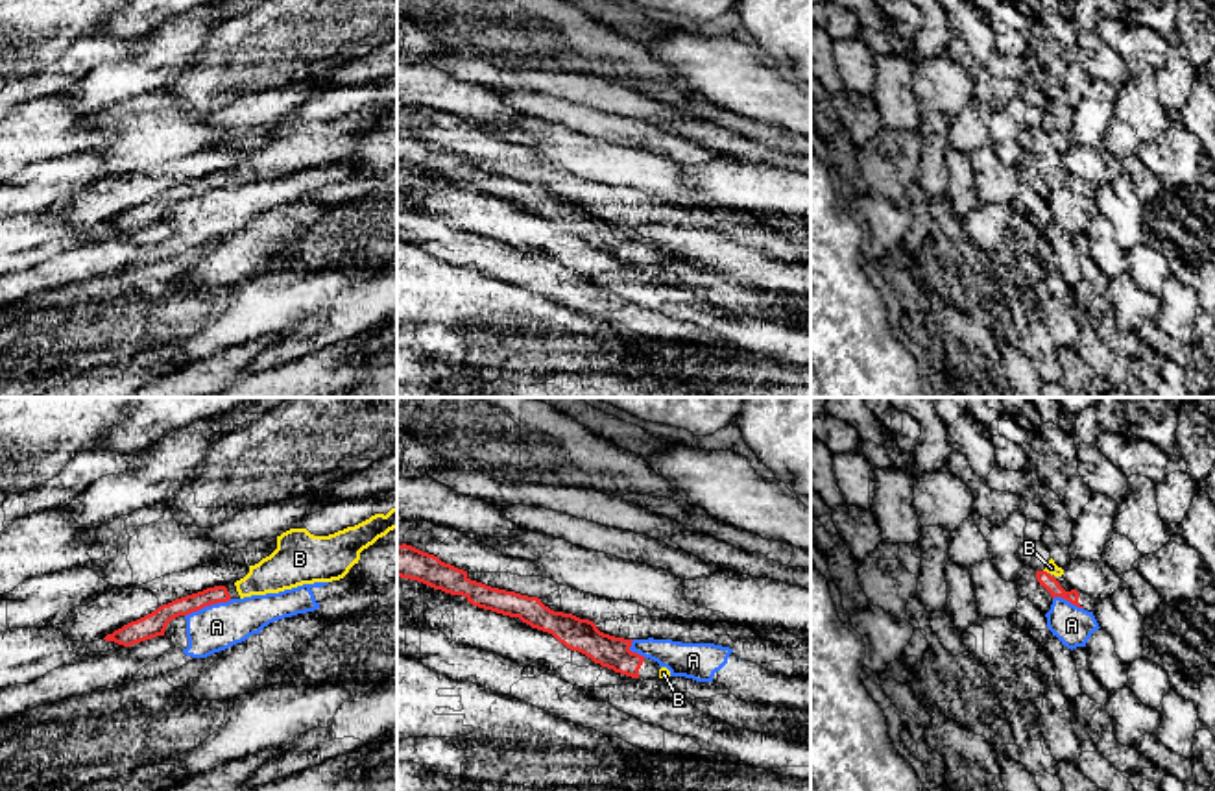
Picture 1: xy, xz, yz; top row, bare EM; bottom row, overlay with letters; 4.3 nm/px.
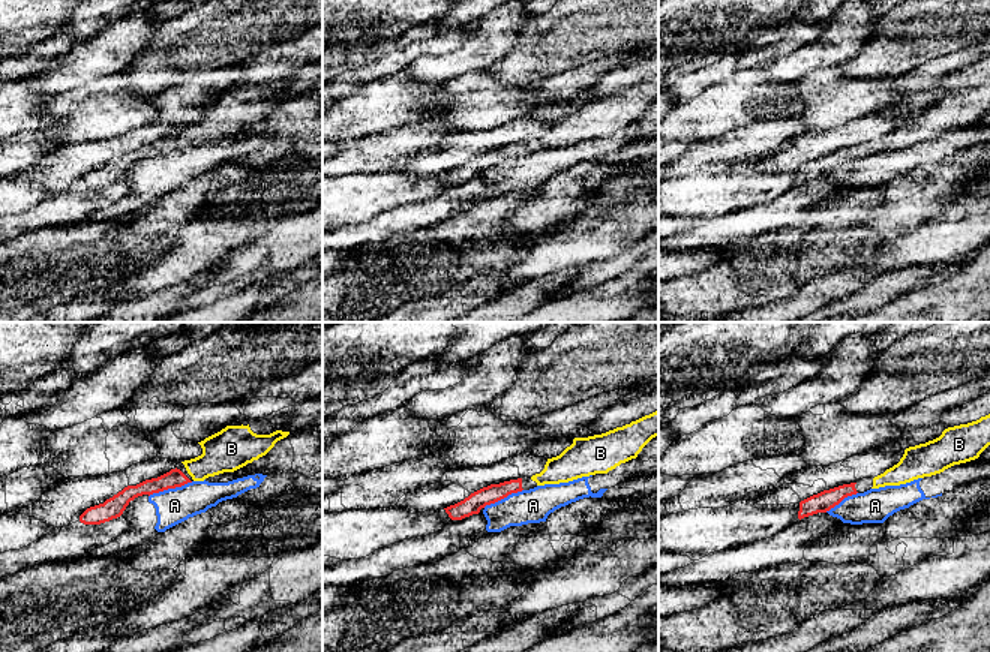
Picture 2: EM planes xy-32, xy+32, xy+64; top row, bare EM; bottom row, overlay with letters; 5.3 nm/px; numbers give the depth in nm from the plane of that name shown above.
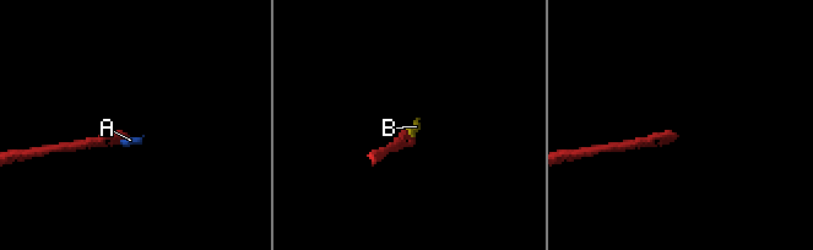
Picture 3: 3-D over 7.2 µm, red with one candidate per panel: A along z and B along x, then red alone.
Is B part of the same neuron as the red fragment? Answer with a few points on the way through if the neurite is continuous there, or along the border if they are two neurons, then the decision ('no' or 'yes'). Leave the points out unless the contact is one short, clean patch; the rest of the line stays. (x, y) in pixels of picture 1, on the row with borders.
across yz (1051, 584), (1046, 571), (1051, 568) | yes

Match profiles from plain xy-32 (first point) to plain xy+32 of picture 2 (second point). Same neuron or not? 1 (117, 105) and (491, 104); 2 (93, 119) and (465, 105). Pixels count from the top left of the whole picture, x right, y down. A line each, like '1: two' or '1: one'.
1: one
2: one

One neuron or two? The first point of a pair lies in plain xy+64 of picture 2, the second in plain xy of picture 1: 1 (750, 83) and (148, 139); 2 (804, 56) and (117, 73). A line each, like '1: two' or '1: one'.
1: two
2: one

